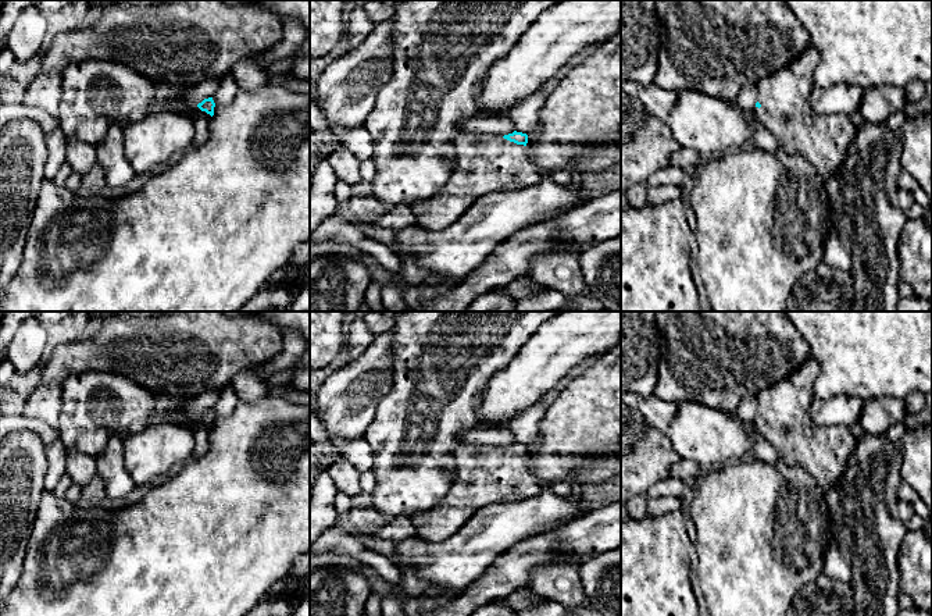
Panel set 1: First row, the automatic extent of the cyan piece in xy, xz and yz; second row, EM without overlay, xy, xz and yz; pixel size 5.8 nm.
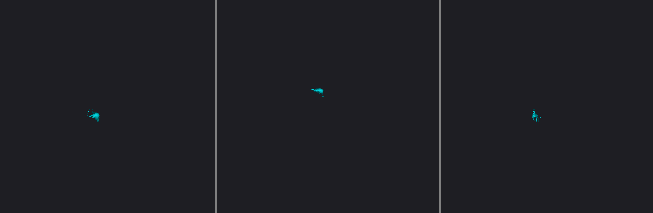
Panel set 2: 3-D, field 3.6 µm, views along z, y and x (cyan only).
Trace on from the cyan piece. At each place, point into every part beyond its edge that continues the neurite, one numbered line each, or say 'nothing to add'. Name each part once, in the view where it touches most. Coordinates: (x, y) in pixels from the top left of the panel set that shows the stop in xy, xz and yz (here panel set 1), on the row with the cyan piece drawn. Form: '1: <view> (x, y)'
1: xz (486, 163)

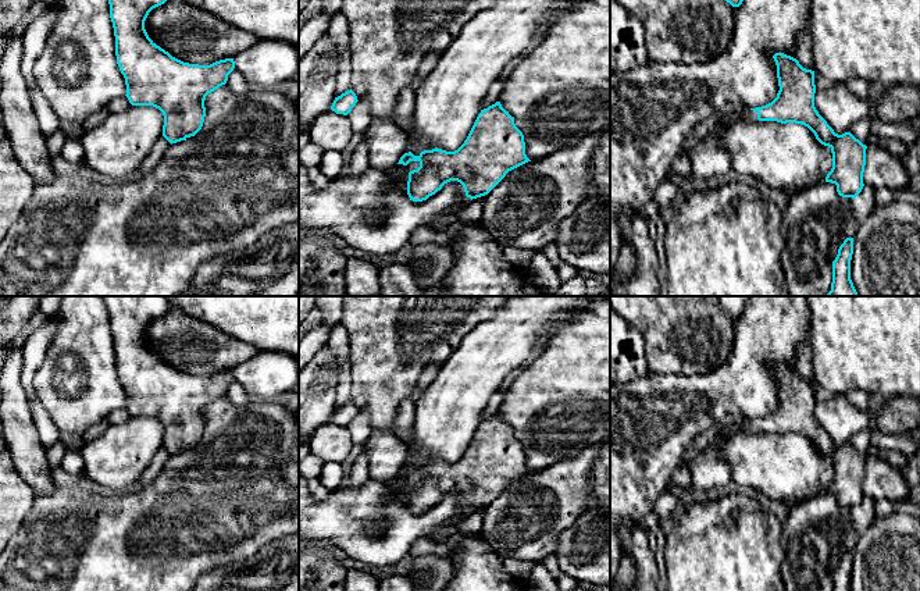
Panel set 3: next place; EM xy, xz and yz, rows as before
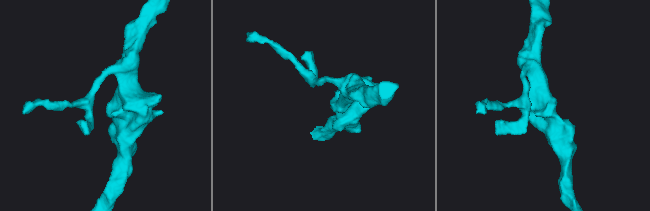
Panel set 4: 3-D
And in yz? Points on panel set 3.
1: yz (751, 116)

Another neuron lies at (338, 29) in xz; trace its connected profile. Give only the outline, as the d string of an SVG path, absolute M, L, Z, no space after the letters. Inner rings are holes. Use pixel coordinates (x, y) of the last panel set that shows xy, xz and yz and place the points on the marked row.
M338 11L331 17L327 33L336 43L339 54L335 90L335 97L338 97L352 89L352 49L349 22L342 11Z

